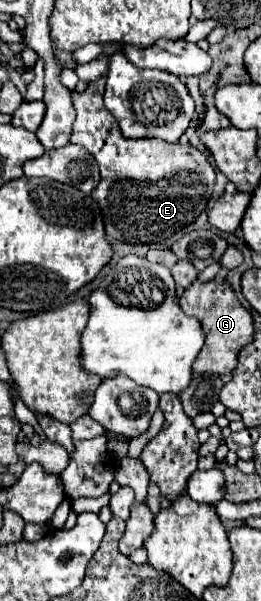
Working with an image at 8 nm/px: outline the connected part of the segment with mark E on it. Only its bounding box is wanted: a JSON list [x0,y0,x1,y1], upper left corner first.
[71,80,215,244]

